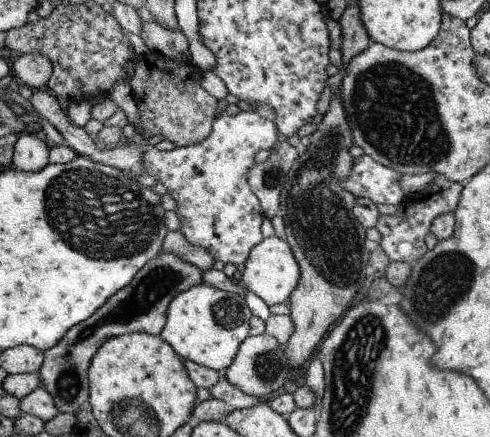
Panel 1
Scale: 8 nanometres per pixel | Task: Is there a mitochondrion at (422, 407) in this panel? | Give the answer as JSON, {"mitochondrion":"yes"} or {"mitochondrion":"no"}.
{"mitochondrion":"no"}

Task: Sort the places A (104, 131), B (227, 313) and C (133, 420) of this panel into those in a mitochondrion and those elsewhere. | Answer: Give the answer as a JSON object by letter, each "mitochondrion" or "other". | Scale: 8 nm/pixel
{"A":"other","B":"mitochondrion","C":"mitochondrion"}

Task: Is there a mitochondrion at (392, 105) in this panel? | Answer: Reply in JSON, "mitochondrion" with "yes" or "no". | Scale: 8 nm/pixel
{"mitochondrion":"yes"}

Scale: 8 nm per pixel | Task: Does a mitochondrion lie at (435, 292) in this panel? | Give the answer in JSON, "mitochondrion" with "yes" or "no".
{"mitochondrion":"yes"}

